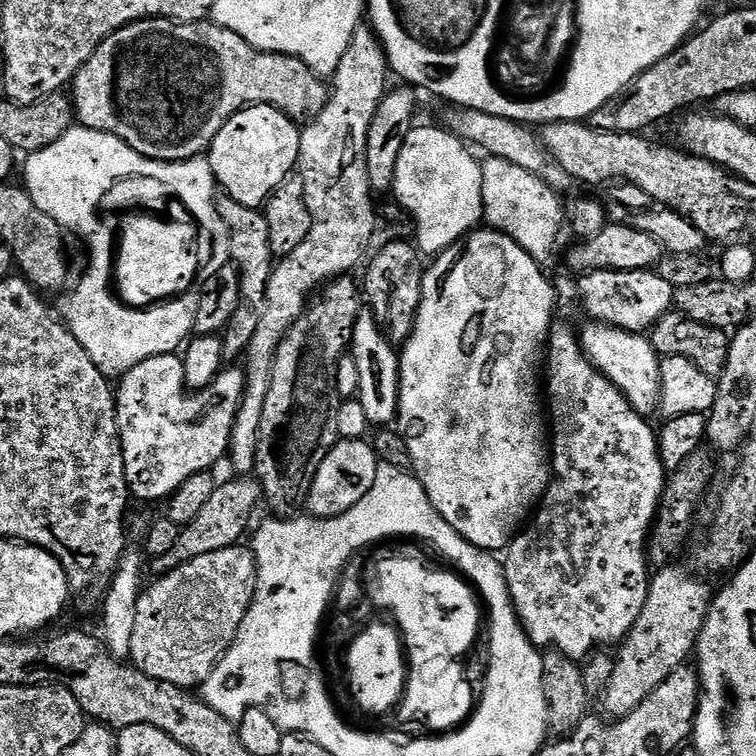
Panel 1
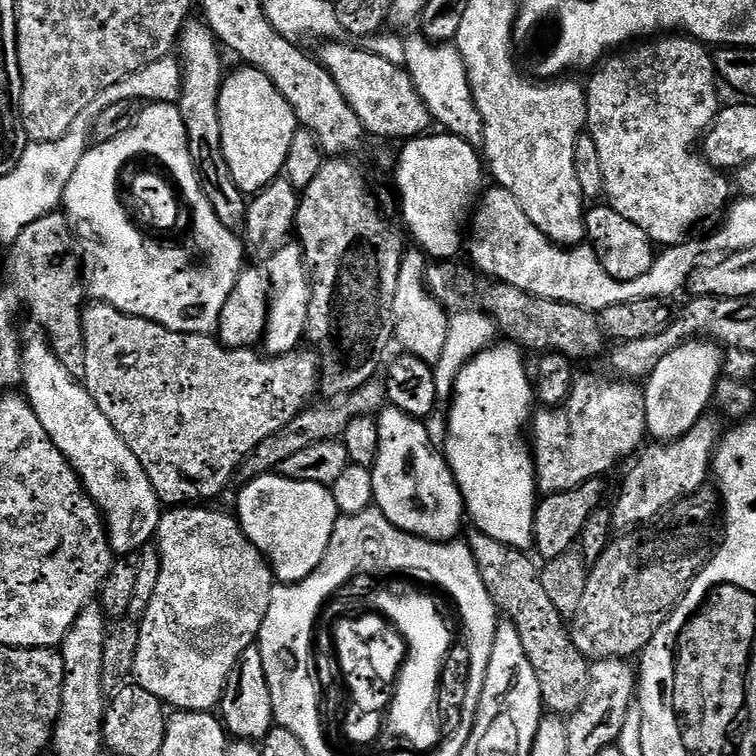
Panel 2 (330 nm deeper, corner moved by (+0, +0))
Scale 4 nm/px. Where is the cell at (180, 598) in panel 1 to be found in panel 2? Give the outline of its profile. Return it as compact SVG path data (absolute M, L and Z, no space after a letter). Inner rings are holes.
M176 506L165 511L160 517L154 535L154 543L160 549L158 584L154 586L154 596L150 598L148 608L143 612L142 619L139 621L140 637L138 638L138 650L132 667L135 683L139 684L141 688L150 690L150 694L154 694L154 698L158 698L161 704L165 706L173 704L171 706L173 709L185 712L212 712L219 705L234 662L238 662L242 650L253 647L257 643L262 630L262 622L266 618L266 610L270 606L270 594L274 587L272 569L269 568L264 555L246 538L246 534L240 529L240 522L235 515L228 513L227 516L224 512L211 512L208 508L211 507Z

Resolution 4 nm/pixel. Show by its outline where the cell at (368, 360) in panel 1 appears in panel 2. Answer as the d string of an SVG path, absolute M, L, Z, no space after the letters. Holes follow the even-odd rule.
M385 406L378 413L378 458L372 465L372 495L375 507L398 530L423 540L452 542L460 532L460 519L465 519L464 500L452 476L448 461L432 445L423 419L402 410Z

